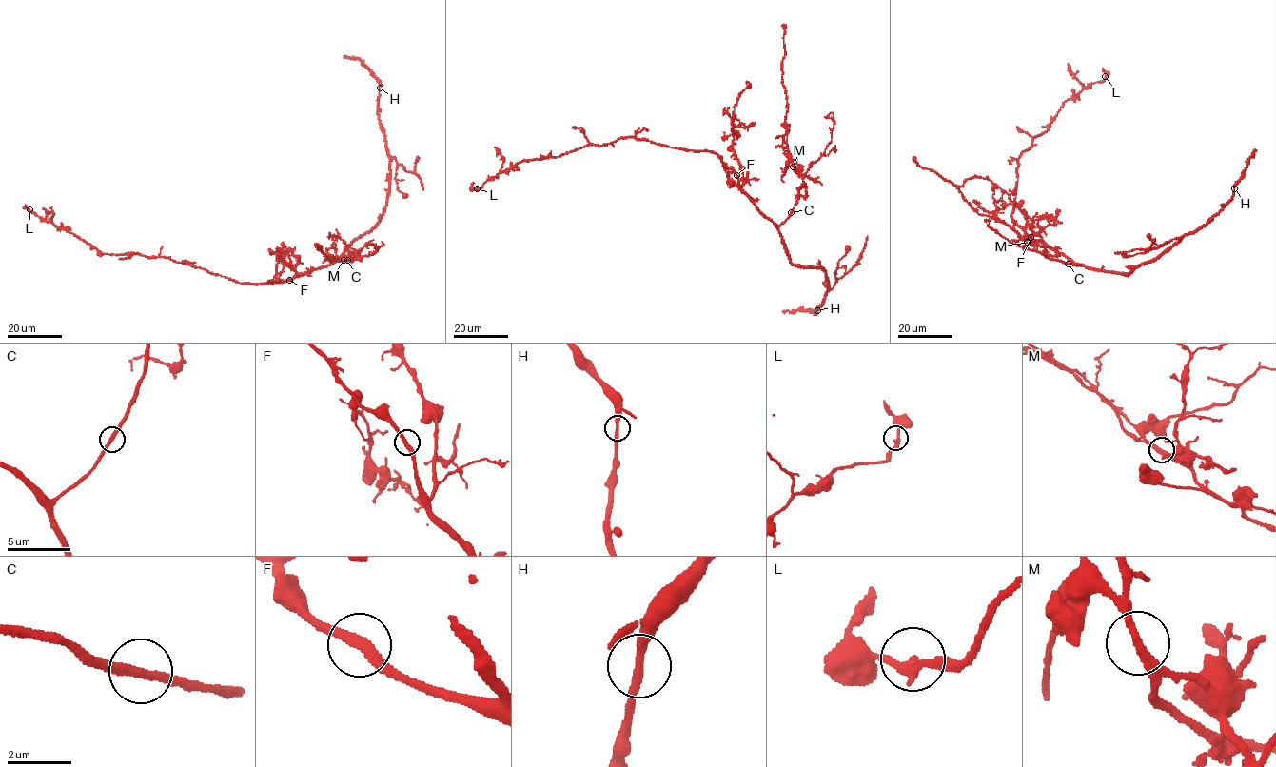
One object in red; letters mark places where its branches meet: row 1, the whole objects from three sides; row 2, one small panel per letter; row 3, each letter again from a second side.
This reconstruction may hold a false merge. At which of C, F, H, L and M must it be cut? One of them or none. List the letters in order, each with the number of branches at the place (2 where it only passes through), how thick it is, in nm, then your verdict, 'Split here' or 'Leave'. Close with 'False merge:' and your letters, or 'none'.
C: Branches: 2. Thickness 300 nm. Leave
F: Branches: 2. Thickness 320 nm. Leave
H: Branches: 2. Thickness 280 nm. Leave
L: Branches: 2. Thickness 280 nm. Leave
M: Branches: 2. Thickness 300 nm. Split here
False merge: M

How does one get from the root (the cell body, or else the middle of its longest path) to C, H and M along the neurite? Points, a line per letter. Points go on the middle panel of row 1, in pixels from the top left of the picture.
C: (739, 186), (776, 225), (782, 224), (791, 212)
H: (739, 186), (776, 227), (791, 263), (819, 267), (825, 272), (829, 290), (817, 310)
M: (739, 186), (761, 212), (779, 226), (795, 205), (803, 184), (799, 170), (794, 167)

